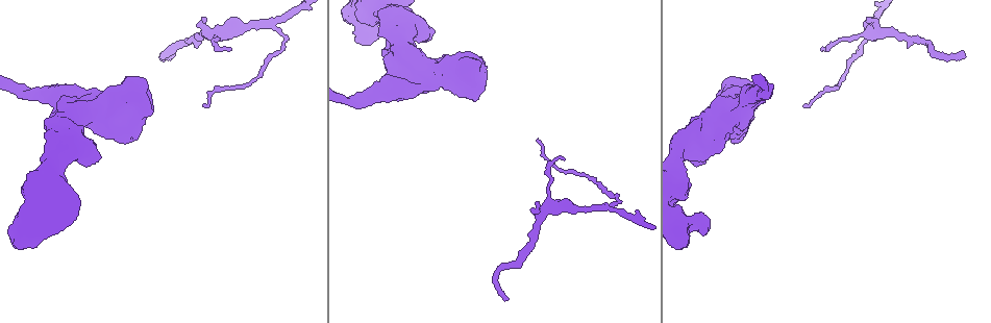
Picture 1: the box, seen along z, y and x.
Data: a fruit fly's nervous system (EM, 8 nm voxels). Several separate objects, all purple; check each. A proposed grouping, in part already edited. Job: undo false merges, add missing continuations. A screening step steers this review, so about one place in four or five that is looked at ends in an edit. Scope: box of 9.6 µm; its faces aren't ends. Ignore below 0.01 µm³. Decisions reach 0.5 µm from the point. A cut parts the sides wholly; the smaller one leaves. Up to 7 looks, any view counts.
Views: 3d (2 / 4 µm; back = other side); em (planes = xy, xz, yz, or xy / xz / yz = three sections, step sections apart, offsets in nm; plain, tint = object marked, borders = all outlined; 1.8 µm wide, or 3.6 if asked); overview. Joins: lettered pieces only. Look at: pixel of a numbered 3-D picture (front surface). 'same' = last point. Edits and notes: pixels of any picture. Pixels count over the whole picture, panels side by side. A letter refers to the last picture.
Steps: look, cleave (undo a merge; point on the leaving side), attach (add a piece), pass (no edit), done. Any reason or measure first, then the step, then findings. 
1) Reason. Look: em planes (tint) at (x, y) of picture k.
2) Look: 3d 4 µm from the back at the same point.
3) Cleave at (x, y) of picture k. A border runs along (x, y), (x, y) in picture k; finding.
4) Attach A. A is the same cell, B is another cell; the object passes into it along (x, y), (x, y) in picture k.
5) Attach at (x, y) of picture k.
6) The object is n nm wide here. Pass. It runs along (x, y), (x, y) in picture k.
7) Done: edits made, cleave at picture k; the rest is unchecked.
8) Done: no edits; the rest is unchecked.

Thick turns thin. Look: em 3.6 µm xy step 4 (tint) at (701, 133) of picture 1.

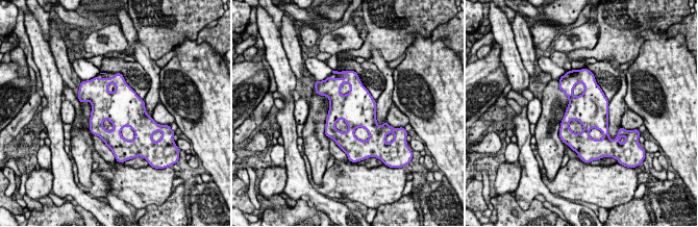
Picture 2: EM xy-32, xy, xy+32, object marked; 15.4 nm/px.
Cut it another way. Look: em 3.6 µm planes (borders) at the same point.

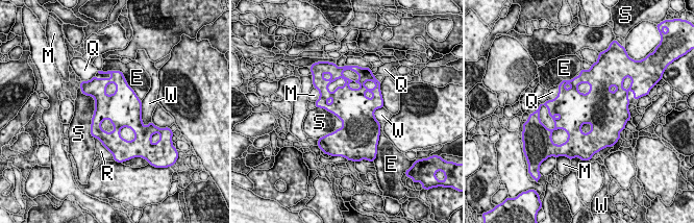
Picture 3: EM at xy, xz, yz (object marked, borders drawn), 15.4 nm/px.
Pass. E, M, Q, R, S and W are other cells; a border runs along (316, 106), (332, 113), (343, 125) in picture 3; continuous, no second neuron.

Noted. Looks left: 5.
Abrupt turn. Look: em 3.6 µm xz step 4 (plain) at (690, 228) of picture 1.

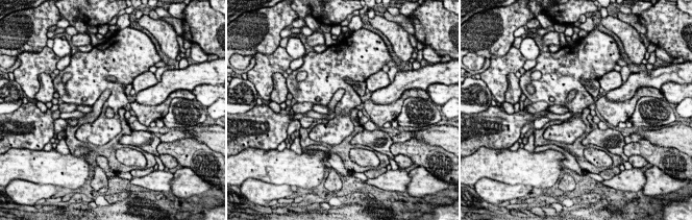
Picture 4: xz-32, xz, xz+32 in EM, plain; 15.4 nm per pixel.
What lies round it. Look: em 3.6 µm xz step 4 (borders) at the same point.

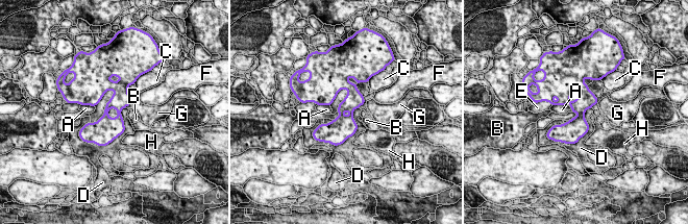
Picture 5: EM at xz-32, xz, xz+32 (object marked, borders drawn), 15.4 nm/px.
The longest contact is with D, 650 nm. Pass. A, B, C, D, E, F, G and H are other cells; all the same neuron.

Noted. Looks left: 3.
Branch stops here. Look: em planes (borders) at (205, 19) of picture 1.

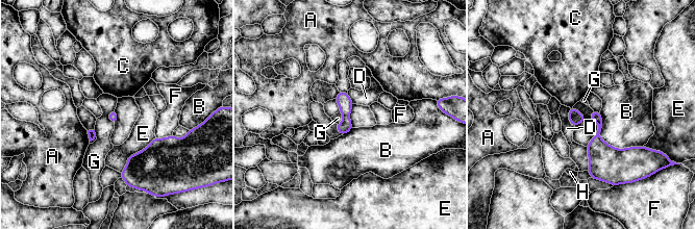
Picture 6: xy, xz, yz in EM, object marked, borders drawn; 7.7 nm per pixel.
Pass. A, B, C, D, E, F, G and H are other cells; a border runs along (113, 109), (107, 118), (114, 124) in picture 6; none of them fits.

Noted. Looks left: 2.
Done: no edits; the rest is unchecked.

